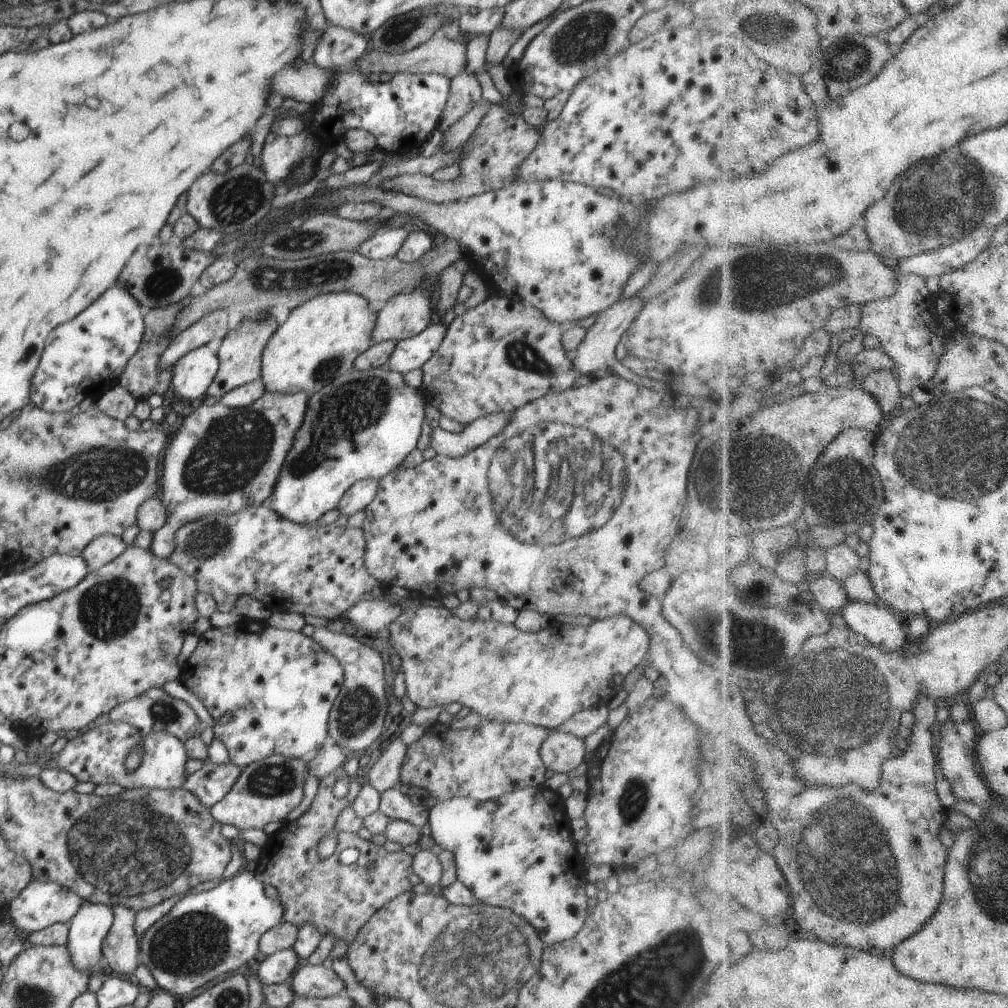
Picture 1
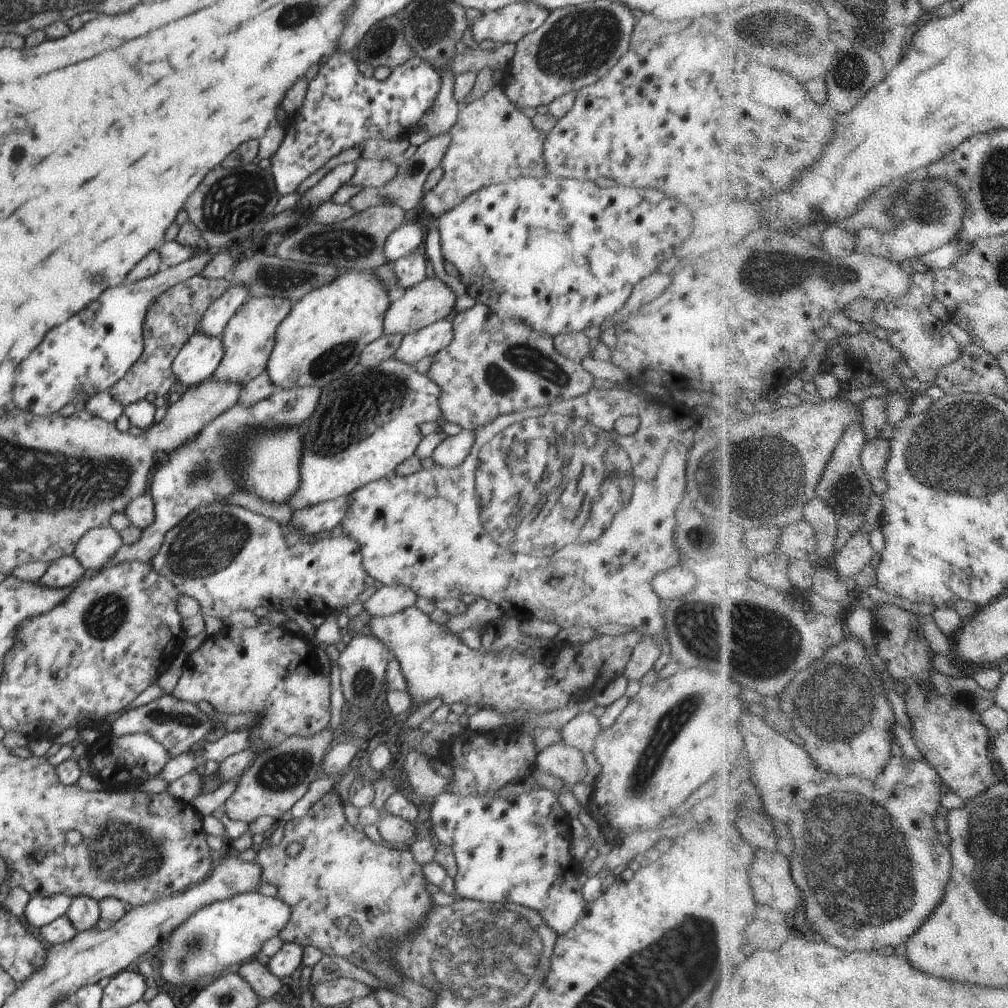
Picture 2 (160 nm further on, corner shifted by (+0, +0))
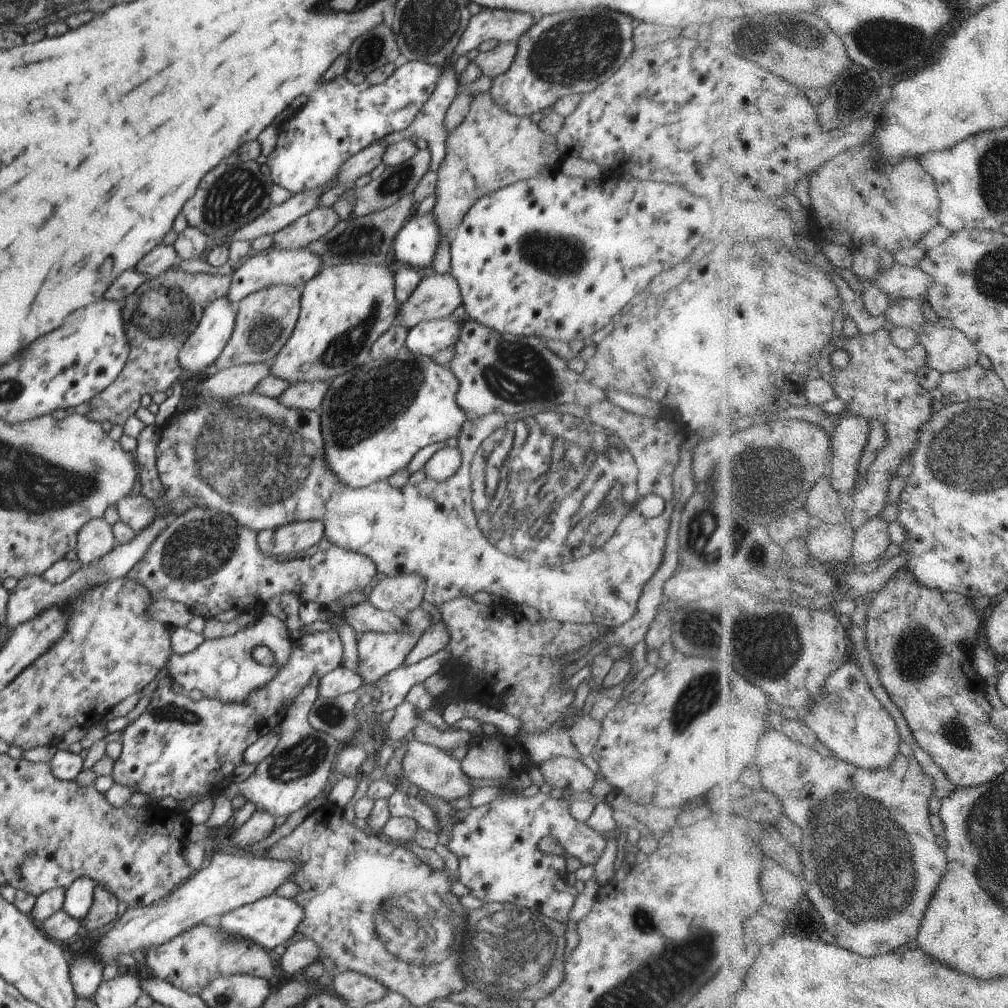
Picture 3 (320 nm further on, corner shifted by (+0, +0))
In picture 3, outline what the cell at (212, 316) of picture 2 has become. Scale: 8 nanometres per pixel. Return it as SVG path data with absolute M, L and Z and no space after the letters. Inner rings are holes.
M306 247L296 250L270 248L267 251L257 253L244 262L240 268L233 270L227 296L231 300L234 308L236 308L238 302L245 296L259 291L264 287L288 285L302 288L311 278L314 278L322 268L323 262L319 254L312 252Z

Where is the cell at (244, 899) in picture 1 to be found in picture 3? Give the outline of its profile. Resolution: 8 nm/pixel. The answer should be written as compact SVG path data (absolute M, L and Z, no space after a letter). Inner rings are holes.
M274 894L227 912L214 922L219 931L225 935L244 937L265 949L274 950L278 946L285 947L297 937L297 928L304 920L304 916L304 909L294 899Z

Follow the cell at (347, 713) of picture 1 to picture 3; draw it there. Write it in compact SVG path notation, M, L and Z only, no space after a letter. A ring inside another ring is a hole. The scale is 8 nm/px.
M418 607L408 611L403 617L403 620L410 624L408 631L365 632L357 642L357 653L359 656L358 674L364 679L363 690L370 691L372 684L375 684L379 678L402 666L408 653L416 646L419 638L427 631L435 619L436 615L433 611L424 611L422 607Z

